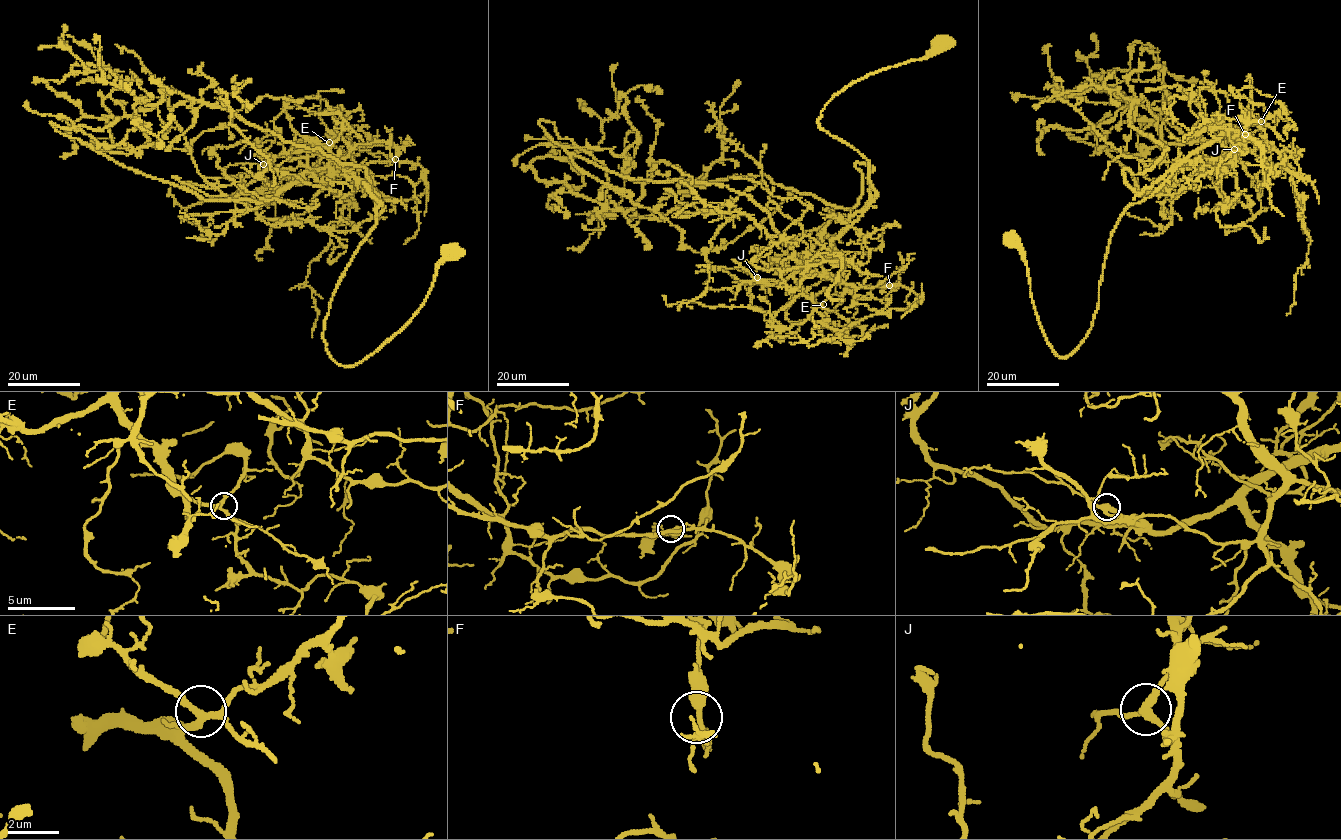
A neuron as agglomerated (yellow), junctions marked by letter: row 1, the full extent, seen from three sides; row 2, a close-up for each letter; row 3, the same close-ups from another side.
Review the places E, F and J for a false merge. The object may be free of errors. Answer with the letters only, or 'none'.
J

